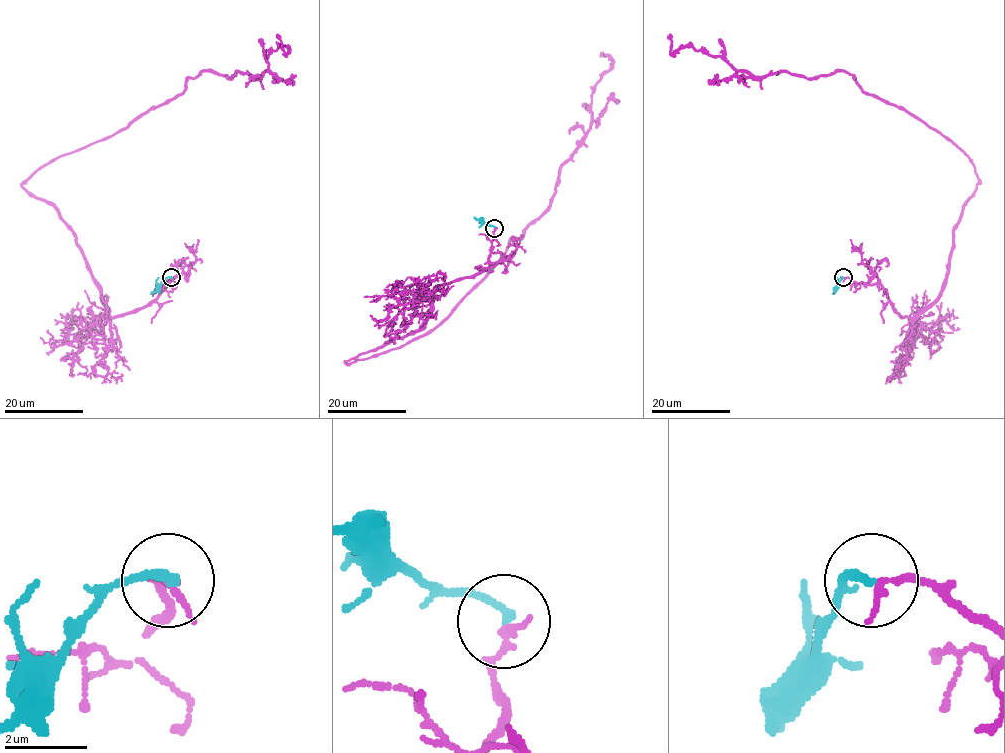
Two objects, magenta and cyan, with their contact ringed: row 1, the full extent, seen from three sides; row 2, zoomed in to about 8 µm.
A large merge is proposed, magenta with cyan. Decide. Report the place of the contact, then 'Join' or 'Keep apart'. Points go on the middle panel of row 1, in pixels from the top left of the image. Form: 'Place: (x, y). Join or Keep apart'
Place: (494, 228). Keep apart

